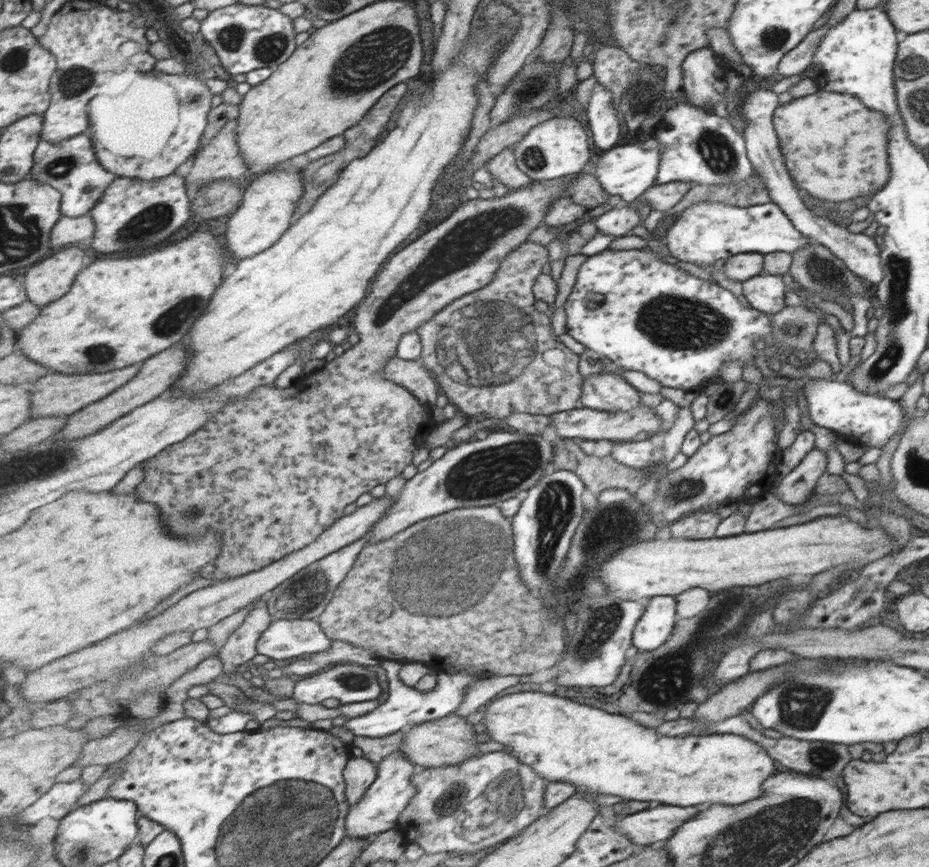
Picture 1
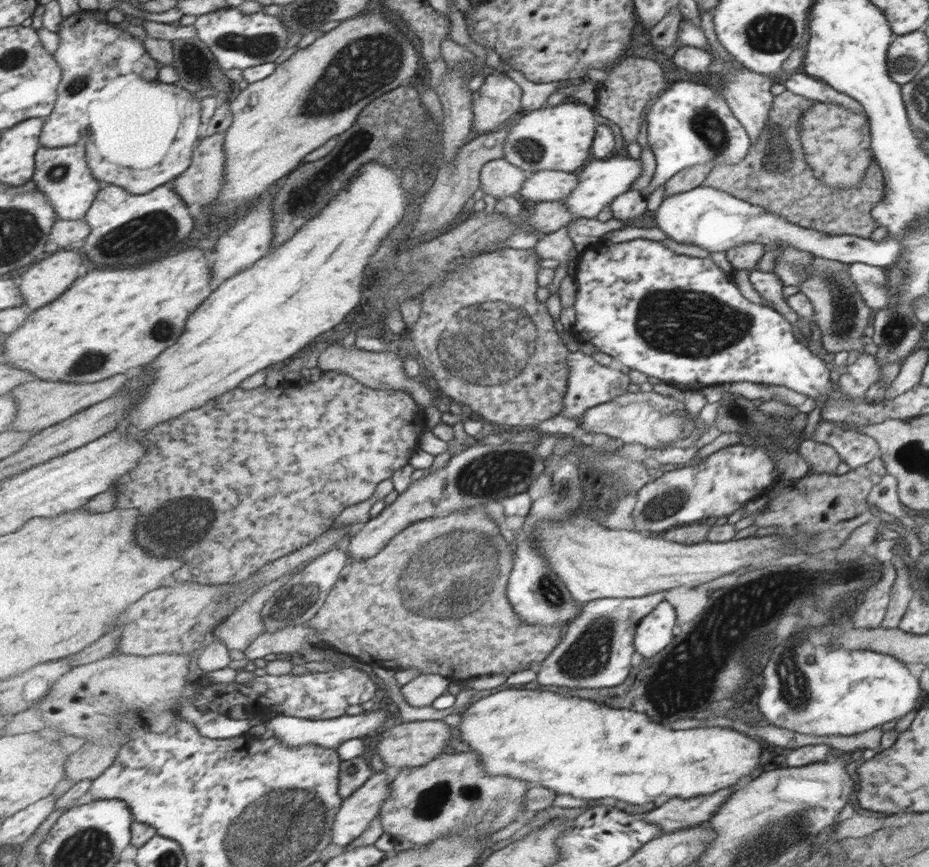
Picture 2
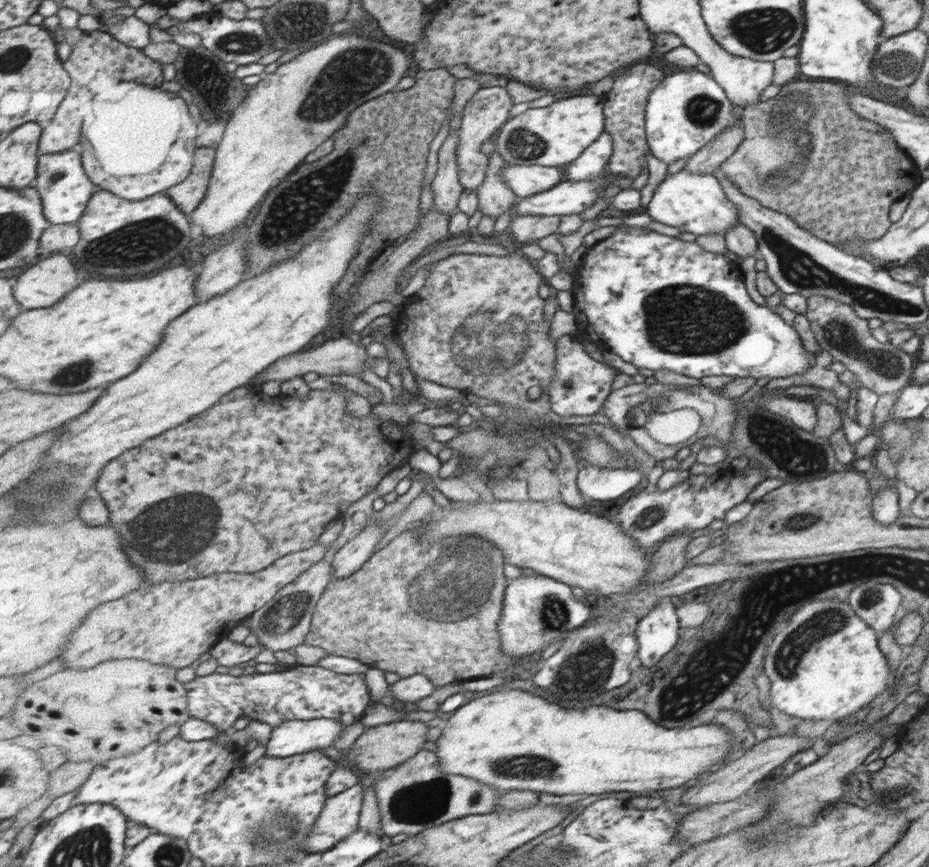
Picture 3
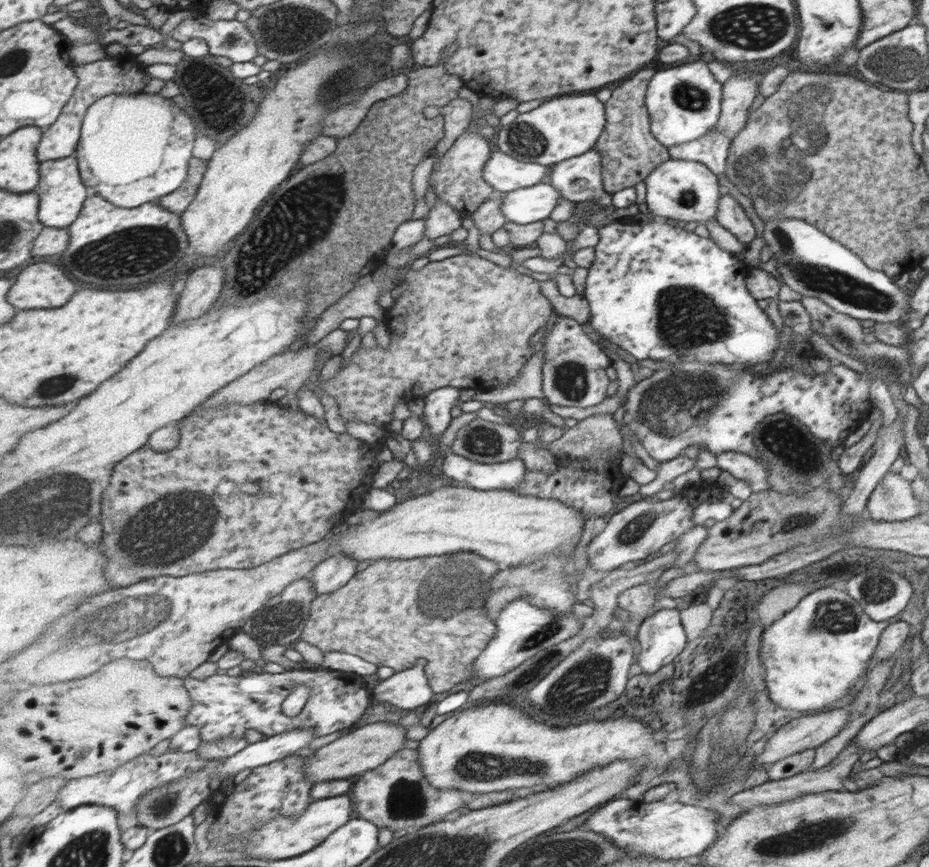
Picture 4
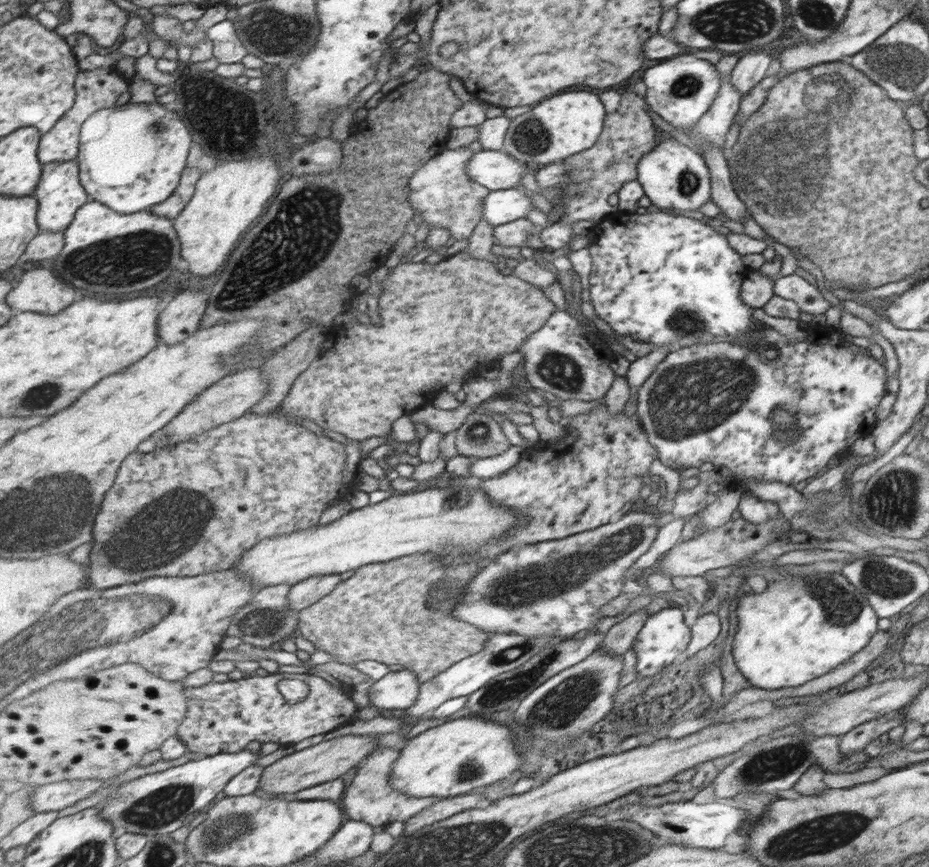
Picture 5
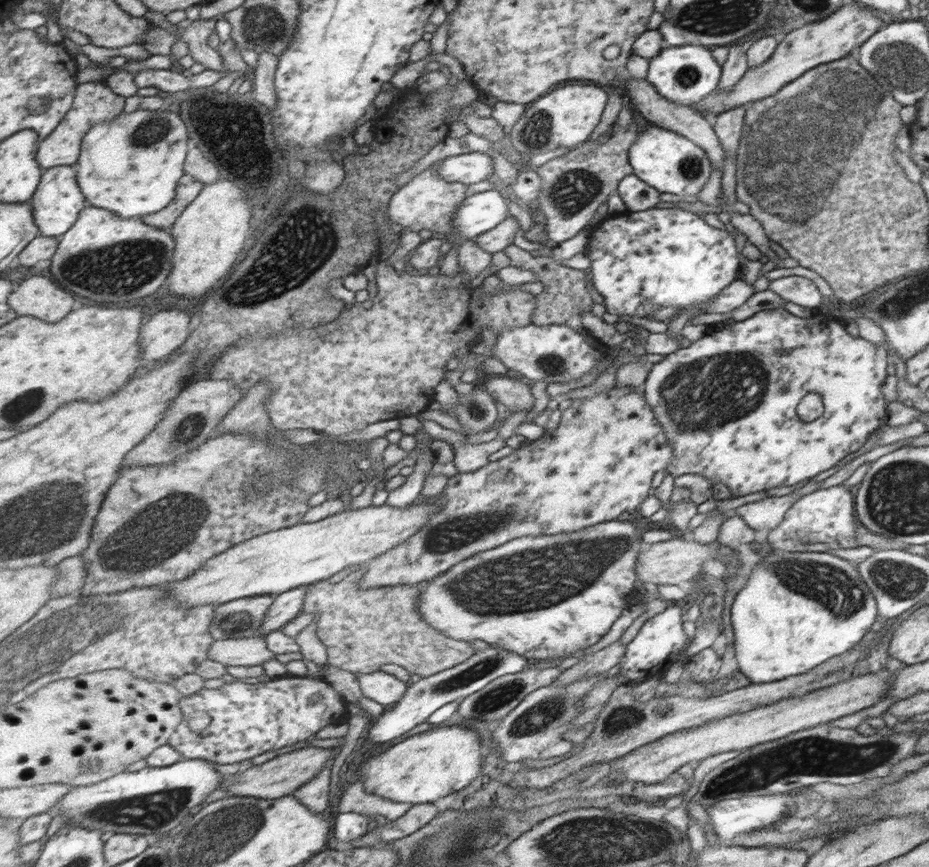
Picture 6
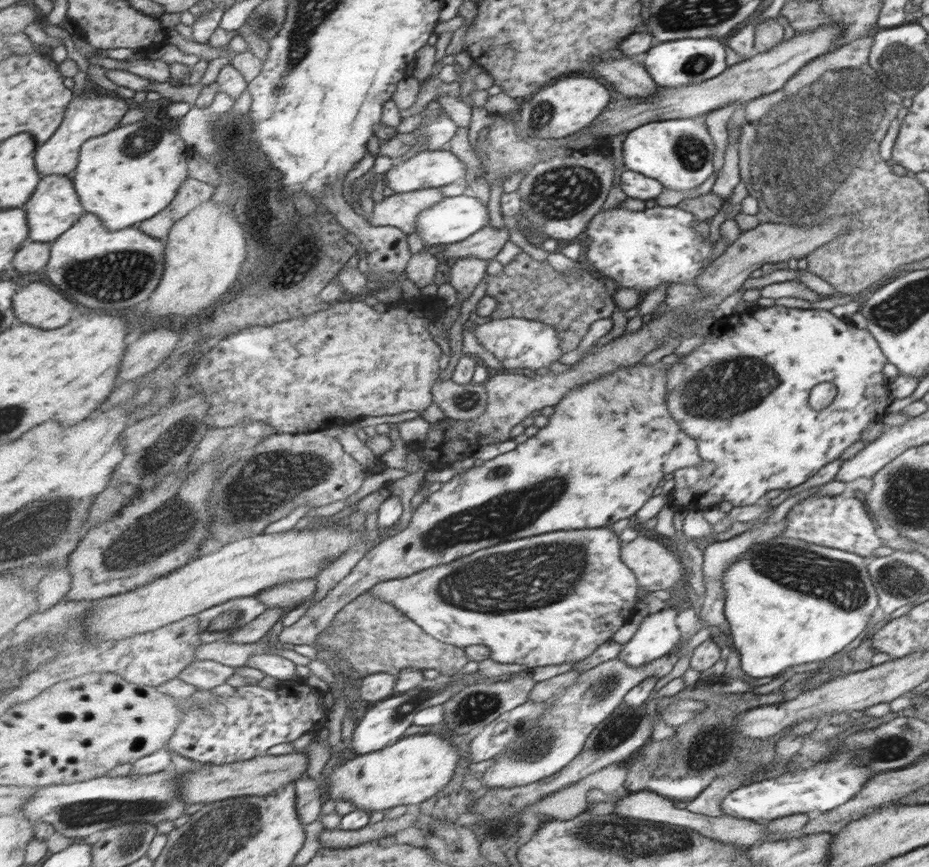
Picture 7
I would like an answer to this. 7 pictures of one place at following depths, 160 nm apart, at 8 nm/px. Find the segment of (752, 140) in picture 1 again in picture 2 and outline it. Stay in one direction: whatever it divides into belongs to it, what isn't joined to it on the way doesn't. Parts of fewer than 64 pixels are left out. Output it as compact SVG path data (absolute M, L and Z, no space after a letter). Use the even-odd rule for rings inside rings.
M747 68L743 71L733 70L719 77L723 82L721 95L748 136L755 140L764 127L768 127L774 108L776 98L769 91L771 77Z

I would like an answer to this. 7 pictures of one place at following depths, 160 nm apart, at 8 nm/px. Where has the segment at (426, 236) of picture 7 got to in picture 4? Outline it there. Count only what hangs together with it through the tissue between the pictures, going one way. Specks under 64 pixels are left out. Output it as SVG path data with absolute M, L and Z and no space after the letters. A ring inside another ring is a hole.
M548 181L505 193L503 198L502 209L508 222L519 225L550 218L558 205L564 202L562 192Z

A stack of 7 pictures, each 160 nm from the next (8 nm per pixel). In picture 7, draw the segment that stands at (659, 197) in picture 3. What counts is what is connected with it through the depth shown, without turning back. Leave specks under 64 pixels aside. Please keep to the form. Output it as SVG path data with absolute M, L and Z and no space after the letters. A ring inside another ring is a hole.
M703 116L647 123L629 131L623 142L624 169L656 180L662 187L686 191L712 173L714 146Z

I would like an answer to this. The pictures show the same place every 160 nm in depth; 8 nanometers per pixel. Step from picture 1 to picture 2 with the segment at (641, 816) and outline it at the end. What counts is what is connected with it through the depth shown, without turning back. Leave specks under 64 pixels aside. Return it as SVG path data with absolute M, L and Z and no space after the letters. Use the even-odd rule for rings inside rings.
M733 784L729 788L708 795L694 796L689 798L673 797L659 807L655 807L641 814L644 820L652 821L662 833L681 830L685 834L703 824L718 808L718 806L735 790L739 784Z

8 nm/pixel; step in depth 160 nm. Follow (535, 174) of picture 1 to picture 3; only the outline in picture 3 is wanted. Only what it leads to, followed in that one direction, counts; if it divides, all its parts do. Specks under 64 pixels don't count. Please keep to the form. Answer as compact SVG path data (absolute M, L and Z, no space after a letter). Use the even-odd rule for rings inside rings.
M597 95L563 96L559 101L545 108L529 109L509 119L500 129L496 144L502 157L510 164L519 166L566 166L579 159L585 149L595 143L606 130L604 98Z

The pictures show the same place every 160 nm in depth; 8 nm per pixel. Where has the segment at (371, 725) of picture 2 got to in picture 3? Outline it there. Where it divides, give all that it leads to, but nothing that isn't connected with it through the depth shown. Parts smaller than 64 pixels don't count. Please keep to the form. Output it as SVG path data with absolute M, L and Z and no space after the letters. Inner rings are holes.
M335 719L292 720L272 729L266 754L287 758L321 748L331 748L343 734L344 724Z

